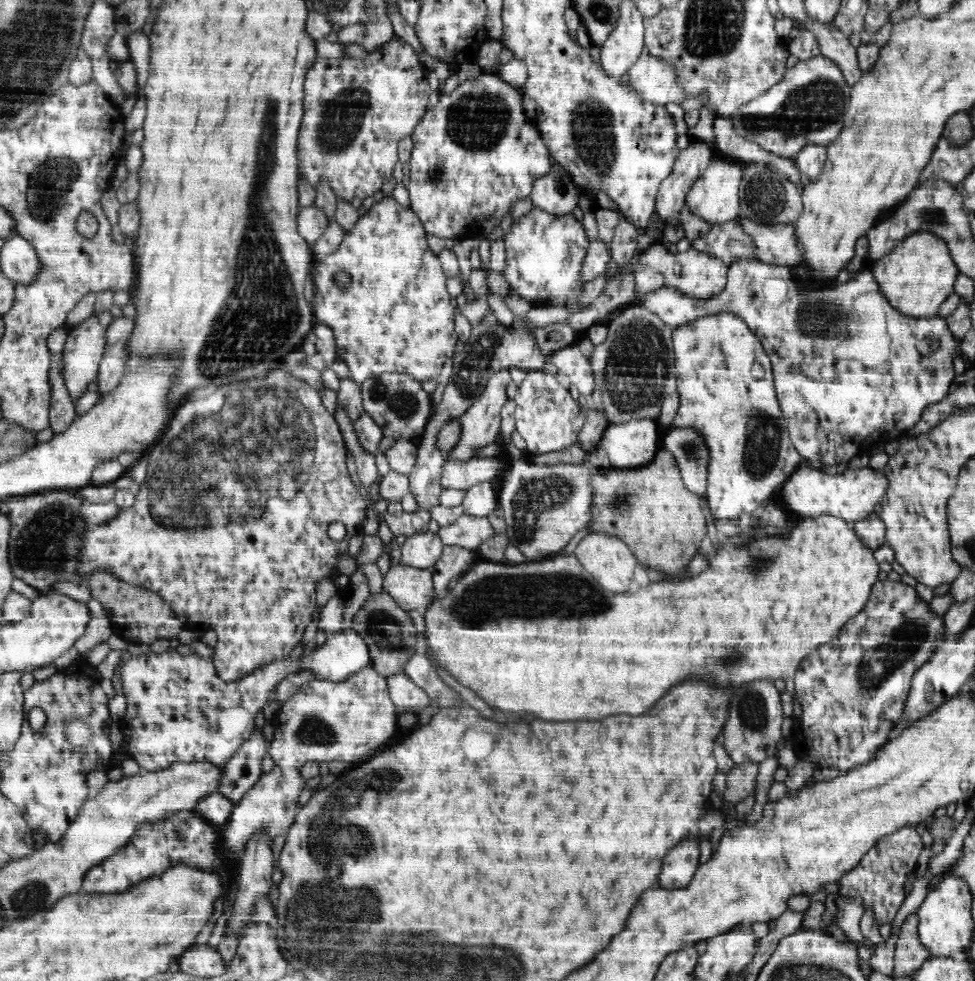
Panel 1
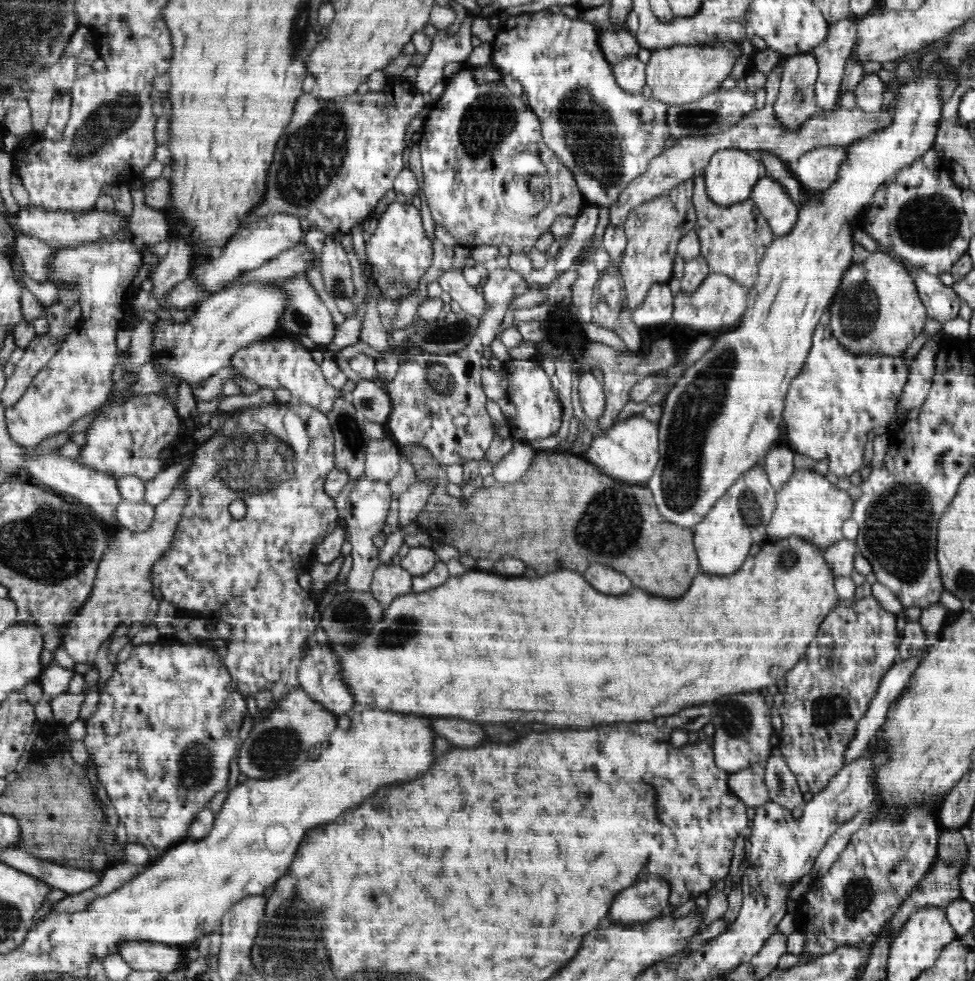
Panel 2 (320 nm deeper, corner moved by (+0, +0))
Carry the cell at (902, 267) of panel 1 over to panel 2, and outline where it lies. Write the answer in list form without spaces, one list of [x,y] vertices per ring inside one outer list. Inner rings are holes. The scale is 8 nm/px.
[[[876,252],[868,256],[861,264],[852,265],[842,277],[840,286],[831,301],[830,322],[832,334],[839,339],[852,354],[904,354],[908,344],[922,332],[926,322],[927,310],[916,289],[915,279],[908,268],[904,267],[904,260],[895,255]]]

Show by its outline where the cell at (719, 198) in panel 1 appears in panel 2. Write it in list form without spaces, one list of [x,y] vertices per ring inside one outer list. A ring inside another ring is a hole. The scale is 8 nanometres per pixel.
[[[736,149],[716,151],[704,171],[706,193],[712,202],[720,206],[746,200],[763,173],[759,159]]]

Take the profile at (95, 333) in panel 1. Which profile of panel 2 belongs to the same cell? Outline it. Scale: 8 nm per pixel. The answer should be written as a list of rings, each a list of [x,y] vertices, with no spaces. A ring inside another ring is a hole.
[[[112,240],[111,243],[91,243],[55,250],[49,263],[48,281],[77,294],[81,306],[80,320],[20,400],[6,407],[6,427],[14,442],[35,448],[42,440],[66,430],[75,420],[99,408],[107,399],[113,385],[114,370],[121,357],[116,347],[116,332],[126,328],[132,300],[140,284],[158,266],[159,260],[148,245],[138,246],[131,240]]]

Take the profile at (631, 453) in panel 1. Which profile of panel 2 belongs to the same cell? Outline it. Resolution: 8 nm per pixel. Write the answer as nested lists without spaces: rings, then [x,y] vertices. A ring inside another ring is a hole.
[[[633,415],[612,426],[604,436],[594,437],[590,448],[579,456],[613,479],[636,485],[646,484],[654,474],[659,459],[659,425],[642,415]]]

